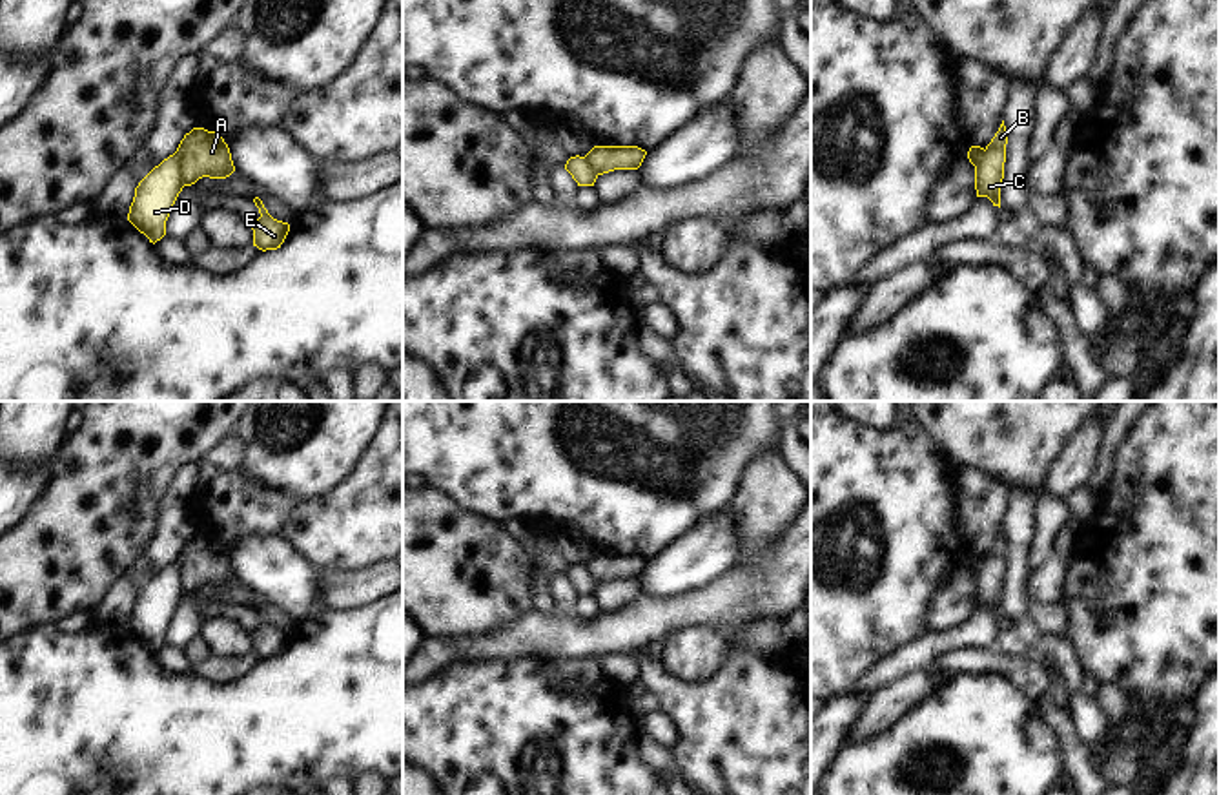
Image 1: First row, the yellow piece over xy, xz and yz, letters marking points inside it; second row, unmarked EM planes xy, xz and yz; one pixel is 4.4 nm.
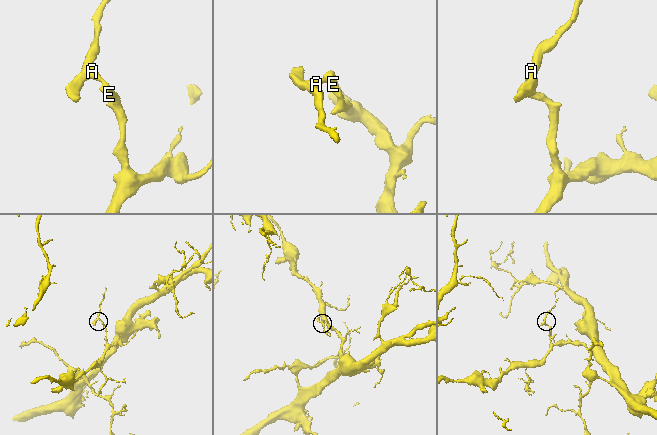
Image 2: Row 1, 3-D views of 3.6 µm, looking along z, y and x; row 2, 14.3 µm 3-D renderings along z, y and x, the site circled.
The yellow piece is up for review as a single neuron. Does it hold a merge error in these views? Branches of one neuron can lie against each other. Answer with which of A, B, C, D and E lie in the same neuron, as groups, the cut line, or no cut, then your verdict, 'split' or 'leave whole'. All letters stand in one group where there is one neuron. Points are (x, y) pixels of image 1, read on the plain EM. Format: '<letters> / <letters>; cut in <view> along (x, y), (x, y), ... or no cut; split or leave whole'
A E / B C D; cut in xy along (174, 562), (179, 573), (179, 588), (184, 593); split

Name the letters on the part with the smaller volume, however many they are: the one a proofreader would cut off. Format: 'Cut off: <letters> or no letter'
Cut off: B, C, D

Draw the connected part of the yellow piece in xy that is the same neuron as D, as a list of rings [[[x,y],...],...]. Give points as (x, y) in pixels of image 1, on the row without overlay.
[[[173,562],[138,591],[128,629],[155,653],[166,644],[166,629],[182,596]]]

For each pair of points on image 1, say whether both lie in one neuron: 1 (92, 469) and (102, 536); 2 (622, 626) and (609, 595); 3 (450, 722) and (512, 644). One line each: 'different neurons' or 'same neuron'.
1: same neuron
2: different neurons
3: different neurons

